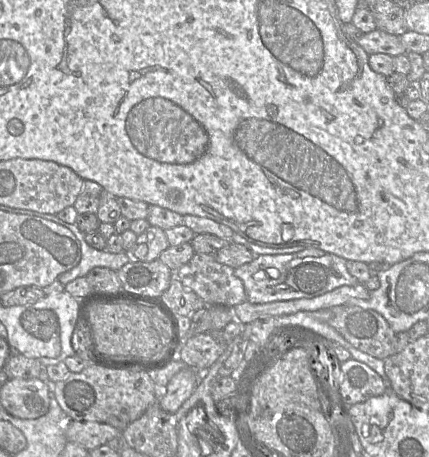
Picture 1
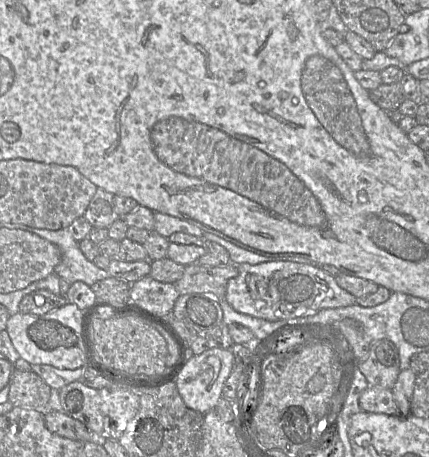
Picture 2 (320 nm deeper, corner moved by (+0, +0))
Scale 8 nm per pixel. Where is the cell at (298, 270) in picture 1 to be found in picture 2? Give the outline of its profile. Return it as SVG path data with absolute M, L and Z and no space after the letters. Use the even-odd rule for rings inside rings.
M270 261L237 266L238 276L228 282L225 299L243 314L267 321L290 320L326 308L356 304L356 297L341 288L332 275L311 263Z

